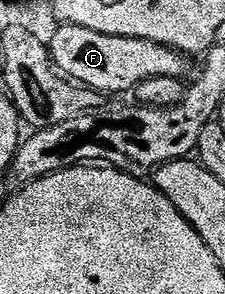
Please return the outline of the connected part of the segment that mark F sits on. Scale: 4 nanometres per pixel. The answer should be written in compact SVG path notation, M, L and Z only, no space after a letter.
M65 23L59 24L53 30L52 36L54 38L49 38L48 48L50 58L54 61L59 73L103 95L129 94L144 79L160 75L182 77L185 74L187 58L178 50L168 48L167 45L144 39L104 35L88 27Z

